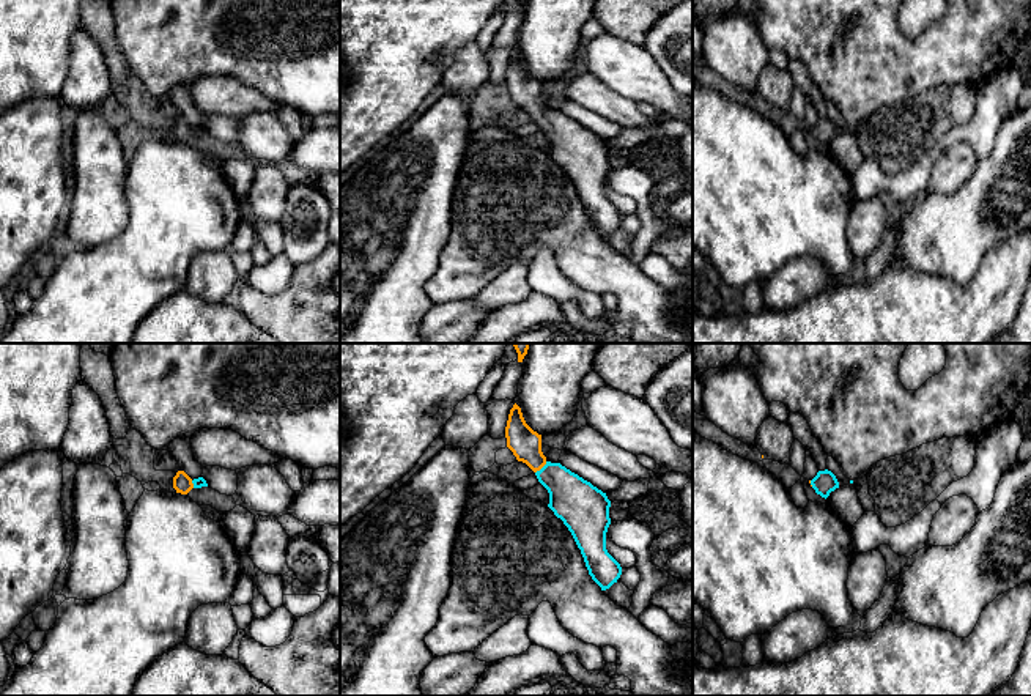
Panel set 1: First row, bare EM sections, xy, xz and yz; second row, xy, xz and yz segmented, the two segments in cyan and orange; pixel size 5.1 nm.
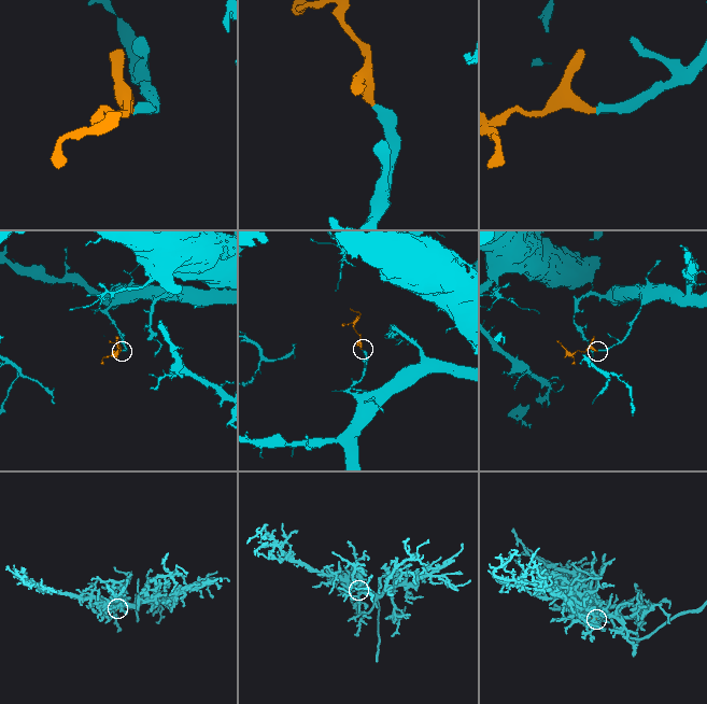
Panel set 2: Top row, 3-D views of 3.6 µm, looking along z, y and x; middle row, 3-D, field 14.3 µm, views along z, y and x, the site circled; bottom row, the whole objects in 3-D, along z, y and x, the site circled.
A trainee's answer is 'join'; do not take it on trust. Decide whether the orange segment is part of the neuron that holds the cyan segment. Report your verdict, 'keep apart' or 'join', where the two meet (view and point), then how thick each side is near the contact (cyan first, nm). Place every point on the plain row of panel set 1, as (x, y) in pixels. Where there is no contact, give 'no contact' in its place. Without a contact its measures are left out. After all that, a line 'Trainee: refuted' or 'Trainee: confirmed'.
join; meets cyan in xz at (542, 115); 240 nm thick on the cyan side, 160 nm on the other
Trainee: confirmed

